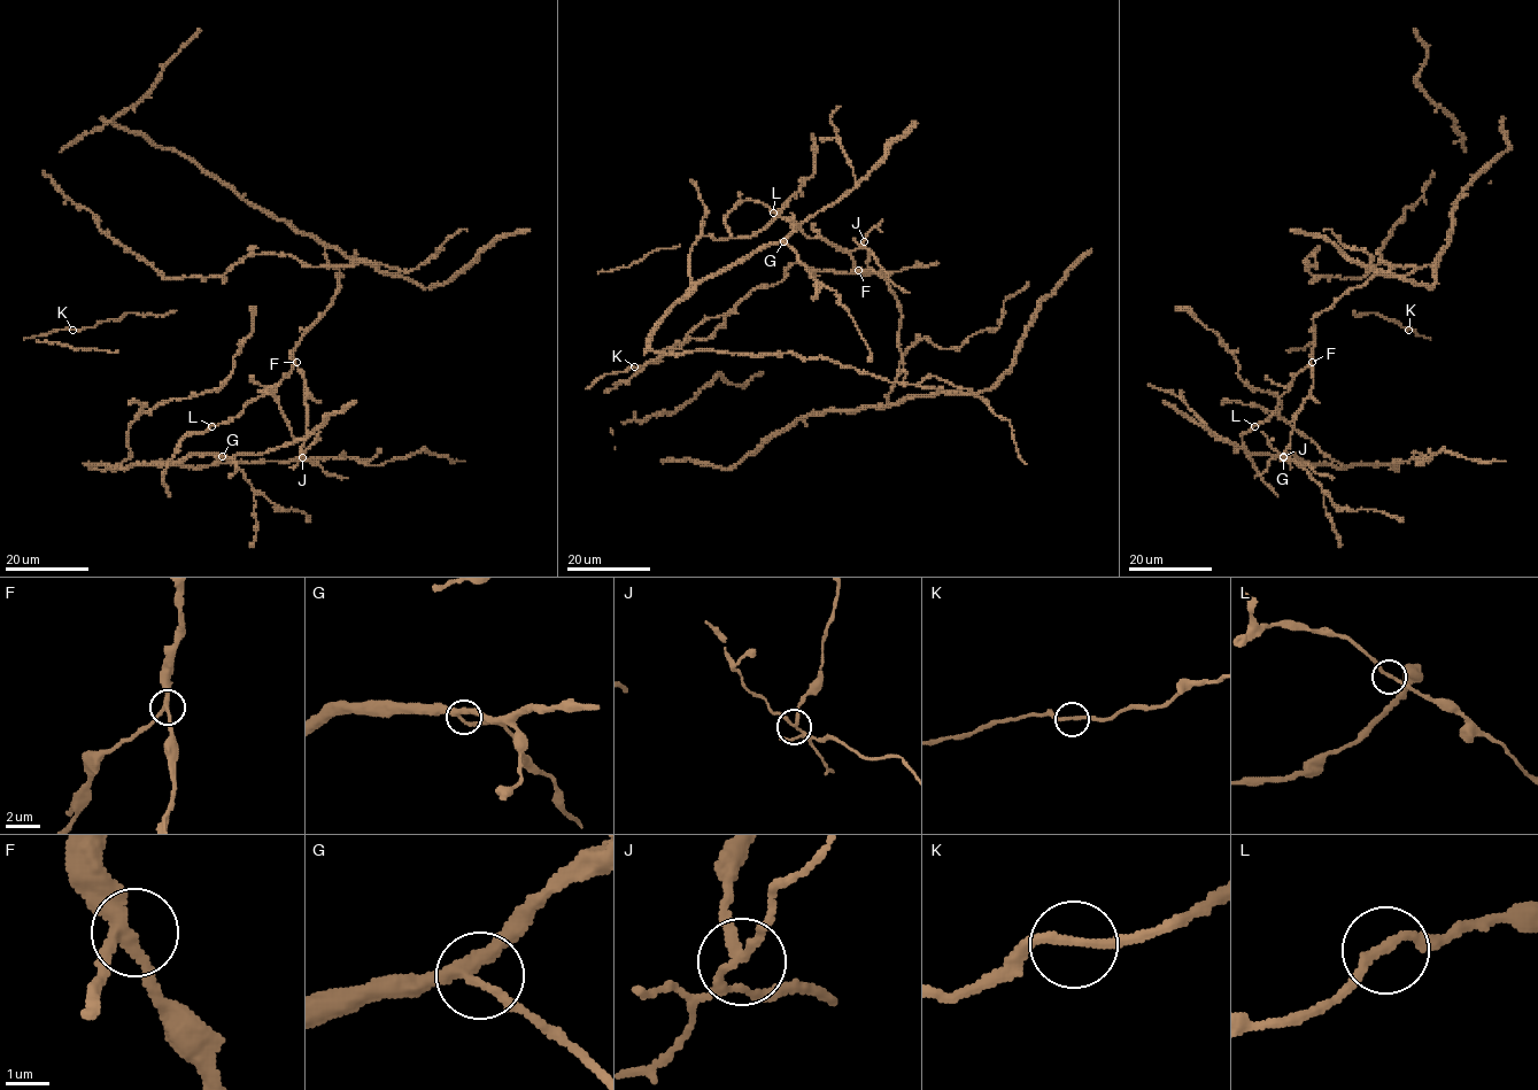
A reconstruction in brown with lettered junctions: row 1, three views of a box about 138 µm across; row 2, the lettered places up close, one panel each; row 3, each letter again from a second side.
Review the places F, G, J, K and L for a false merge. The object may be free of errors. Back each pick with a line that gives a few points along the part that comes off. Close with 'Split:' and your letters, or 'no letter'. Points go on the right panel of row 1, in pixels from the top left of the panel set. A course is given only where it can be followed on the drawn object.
J: (1283, 457), (1335, 478)
Split: J

